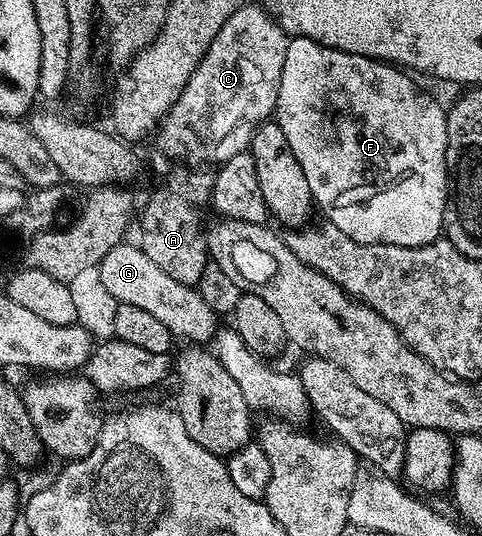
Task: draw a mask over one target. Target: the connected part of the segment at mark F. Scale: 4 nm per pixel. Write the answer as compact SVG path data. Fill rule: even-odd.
M294 36L287 46L287 58L283 58L283 70L279 78L279 98L275 109L275 119L283 130L283 135L291 145L291 154L299 160L304 177L313 195L313 203L325 211L324 219L334 224L343 234L355 238L360 244L394 244L418 248L432 244L442 235L445 226L445 200L449 197L449 171L445 165L447 154L447 112L433 96L417 89L414 77L408 71L383 60L373 60L370 56L351 54L323 46L306 36Z

